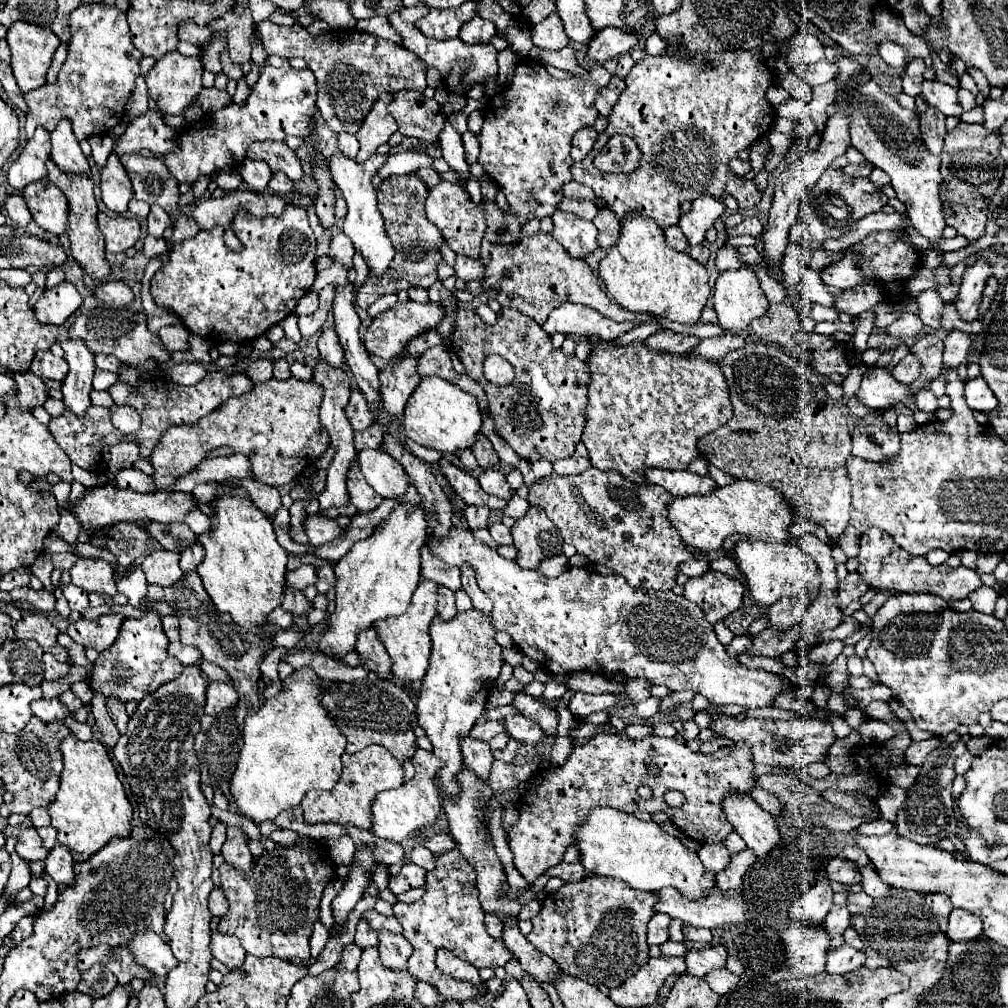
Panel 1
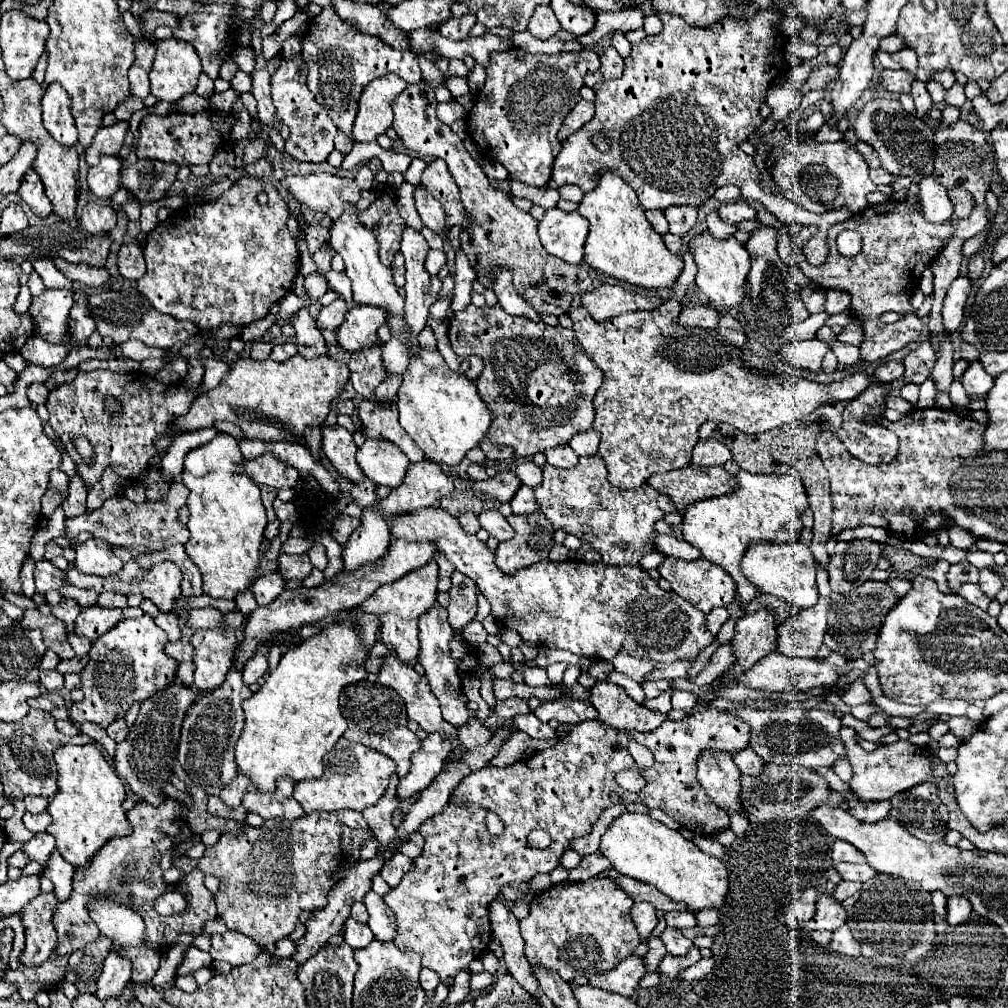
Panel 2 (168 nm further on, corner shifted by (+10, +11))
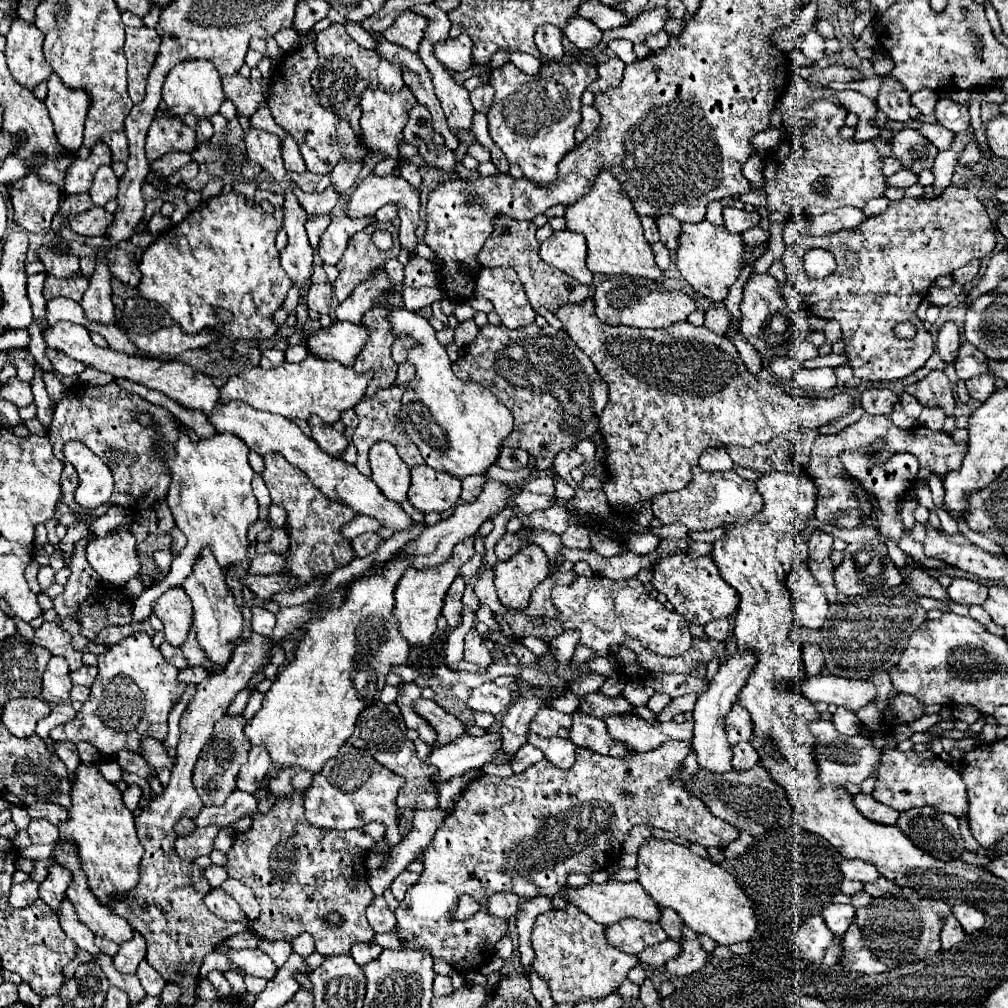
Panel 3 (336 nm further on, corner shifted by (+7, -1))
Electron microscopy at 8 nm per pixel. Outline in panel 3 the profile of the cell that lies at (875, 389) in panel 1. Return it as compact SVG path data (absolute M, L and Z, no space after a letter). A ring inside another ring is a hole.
M590 298L580 304L566 304L556 312L556 316L564 324L568 336L586 356L590 356L590 360L594 360L596 370L610 390L610 402L600 416L598 430L606 442L606 470L610 474L604 492L612 508L618 512L630 512L632 506L652 500L660 492L684 488L692 478L692 468L698 466L698 458L706 448L730 444L750 448L754 444L766 444L776 434L786 436L793 432L793 436L798 436L804 428L816 432L820 426L850 414L854 408L854 398L850 394L794 398L782 388L752 376L736 346L726 336L718 336L702 326L692 326L688 322L652 330L608 326L594 314L594 302Z

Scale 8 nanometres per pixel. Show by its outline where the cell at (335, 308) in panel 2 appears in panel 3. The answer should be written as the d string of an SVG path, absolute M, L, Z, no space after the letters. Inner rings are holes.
M384 270L376 272L376 276L372 280L362 282L338 308L336 308L336 320L338 322L352 322L352 324L360 324L364 312L368 312L372 308L372 298L390 288L390 280L388 274Z

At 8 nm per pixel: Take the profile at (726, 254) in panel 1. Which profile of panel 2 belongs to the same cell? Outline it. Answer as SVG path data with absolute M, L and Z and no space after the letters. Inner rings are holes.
M713 210L713 212L707 214L707 228L713 232L713 236L731 236L731 234L735 234L735 230L737 230L737 226L725 224L725 222L719 218L717 210Z

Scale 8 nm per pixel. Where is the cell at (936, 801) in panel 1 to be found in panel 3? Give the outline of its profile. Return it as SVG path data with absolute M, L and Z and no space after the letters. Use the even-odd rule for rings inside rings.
M932 806L912 808L900 812L896 826L924 852L938 860L954 860L964 852L964 840L960 836L958 818L940 814Z

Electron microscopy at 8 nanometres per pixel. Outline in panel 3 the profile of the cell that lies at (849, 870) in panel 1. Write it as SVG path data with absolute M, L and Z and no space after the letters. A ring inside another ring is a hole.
M878 878L876 882L868 882L868 884L864 884L864 888L862 888L866 894L870 894L870 896L884 896L884 894L898 894L900 892L900 888L896 886L896 884L892 884L892 882L888 882L886 878Z

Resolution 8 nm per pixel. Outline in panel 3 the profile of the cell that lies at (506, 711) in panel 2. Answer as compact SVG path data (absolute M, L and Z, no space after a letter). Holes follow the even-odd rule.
M540 708L540 712L534 716L534 720L530 724L530 730L534 730L540 736L546 736L546 738L552 738L552 736L568 738L570 726L572 726L572 716L550 710L550 708Z

